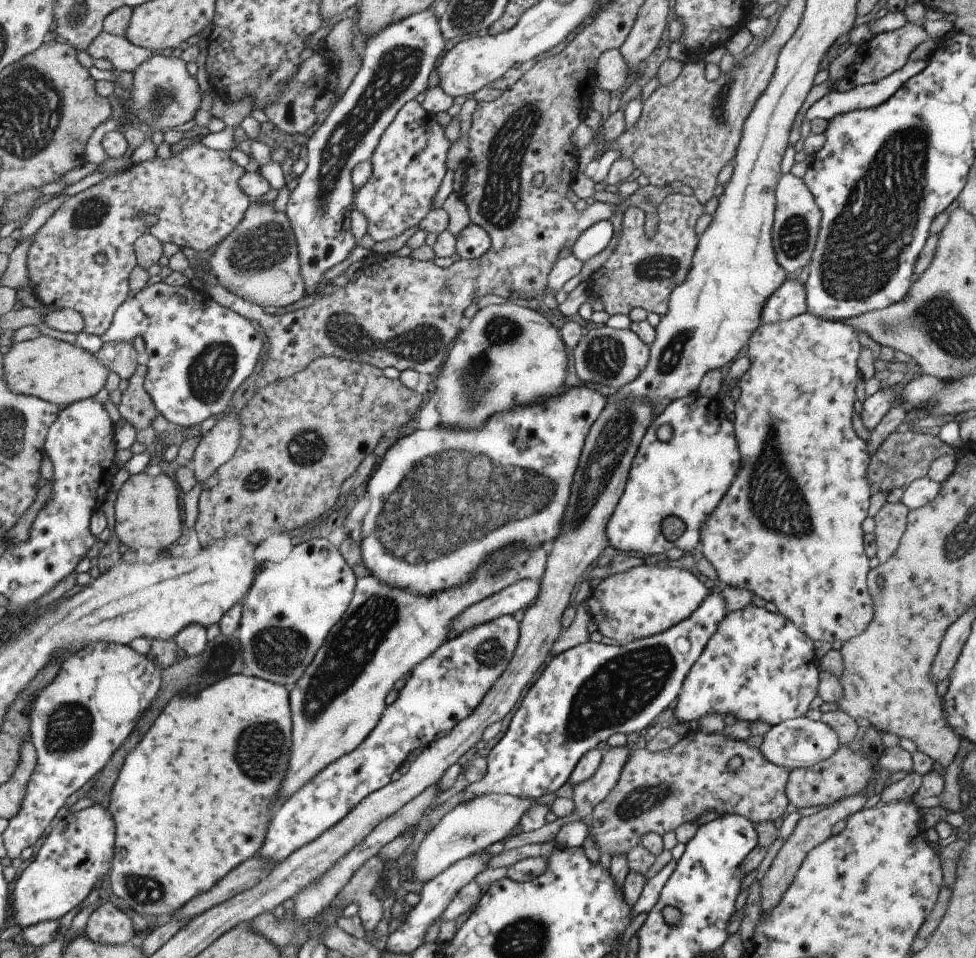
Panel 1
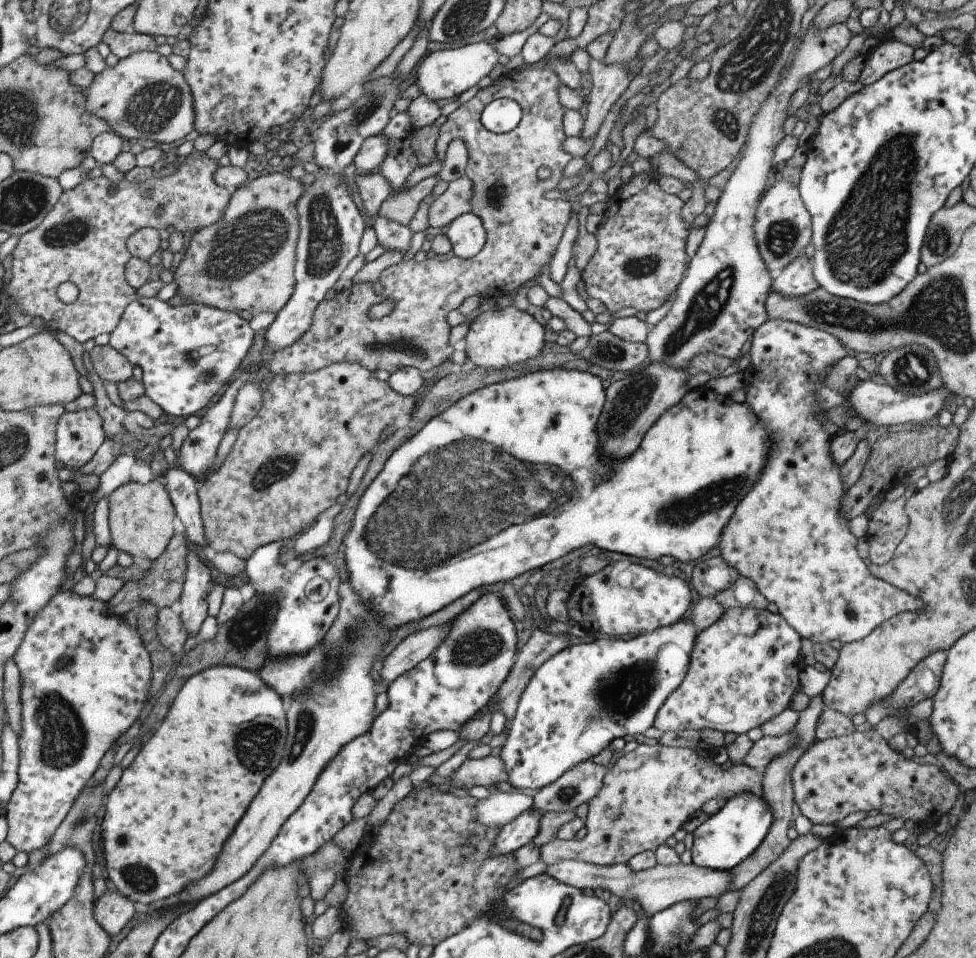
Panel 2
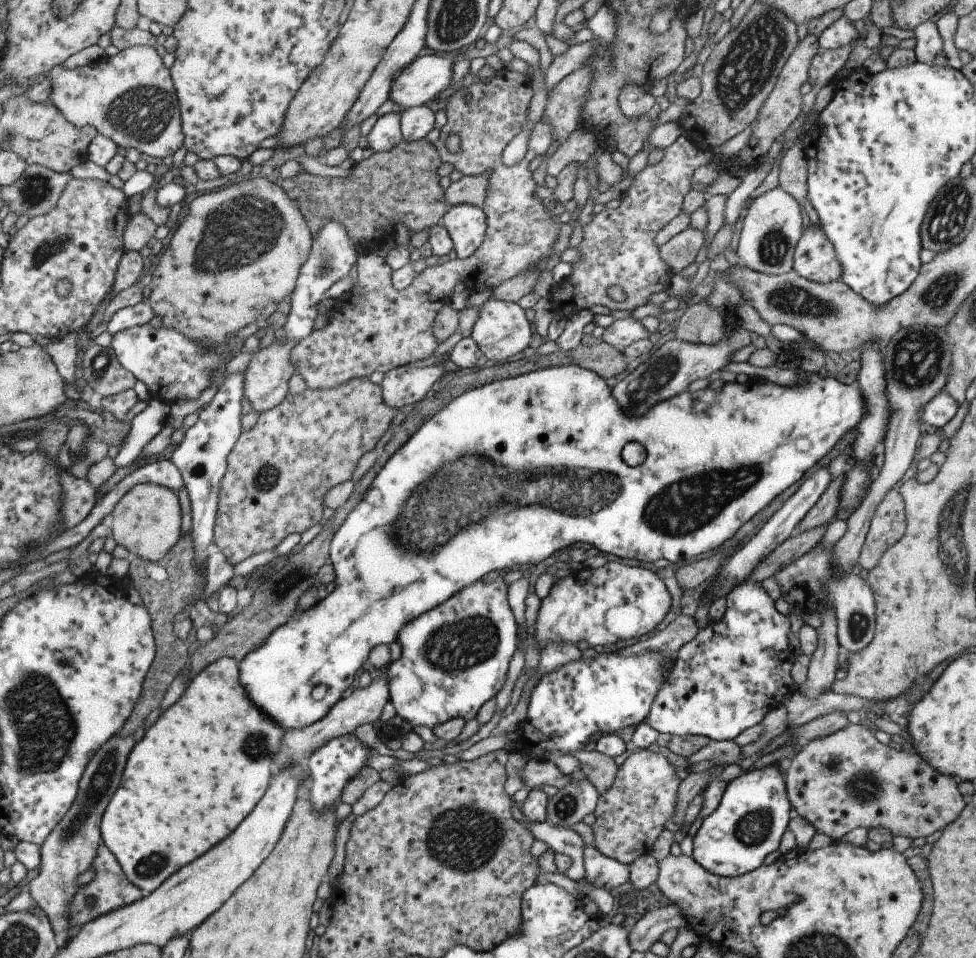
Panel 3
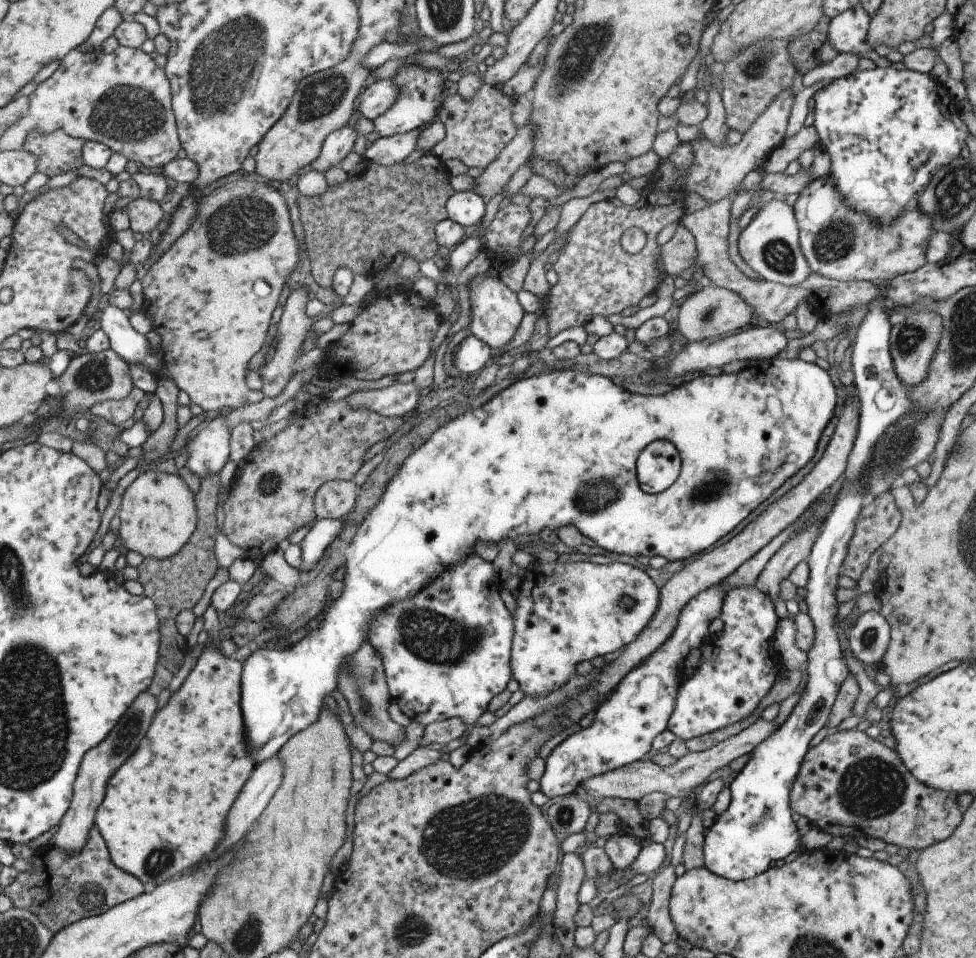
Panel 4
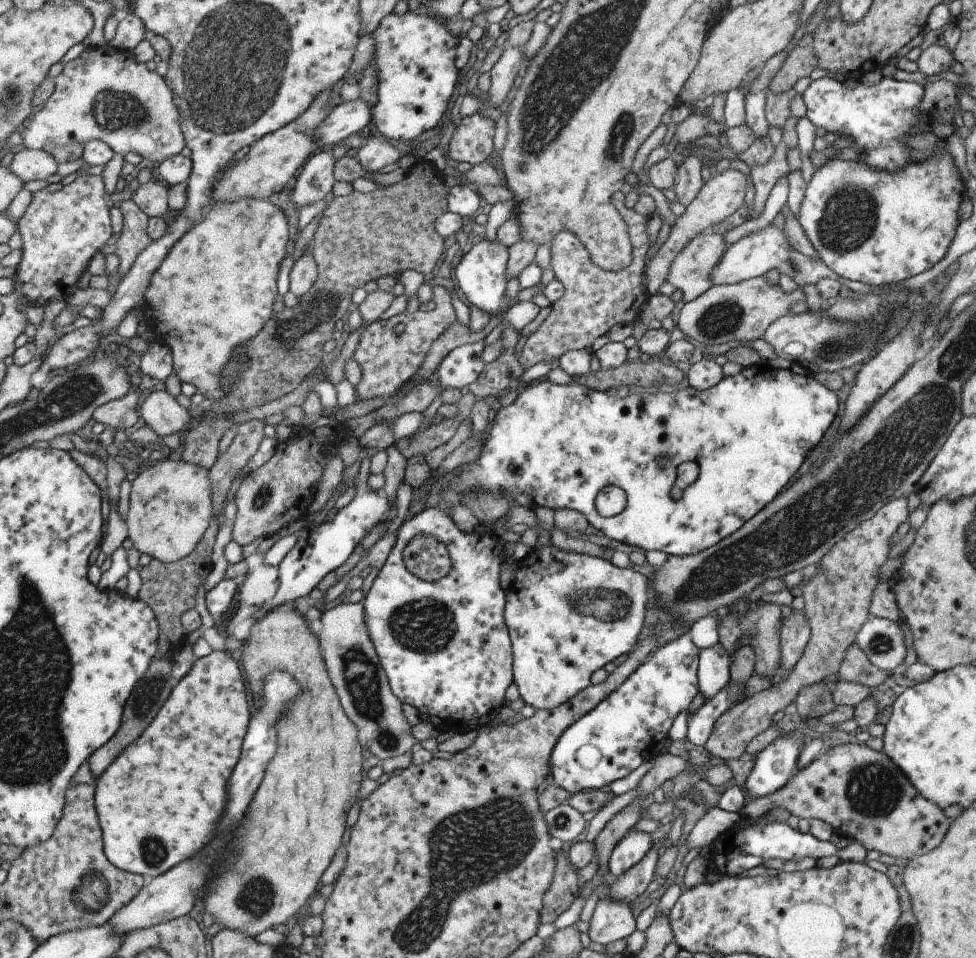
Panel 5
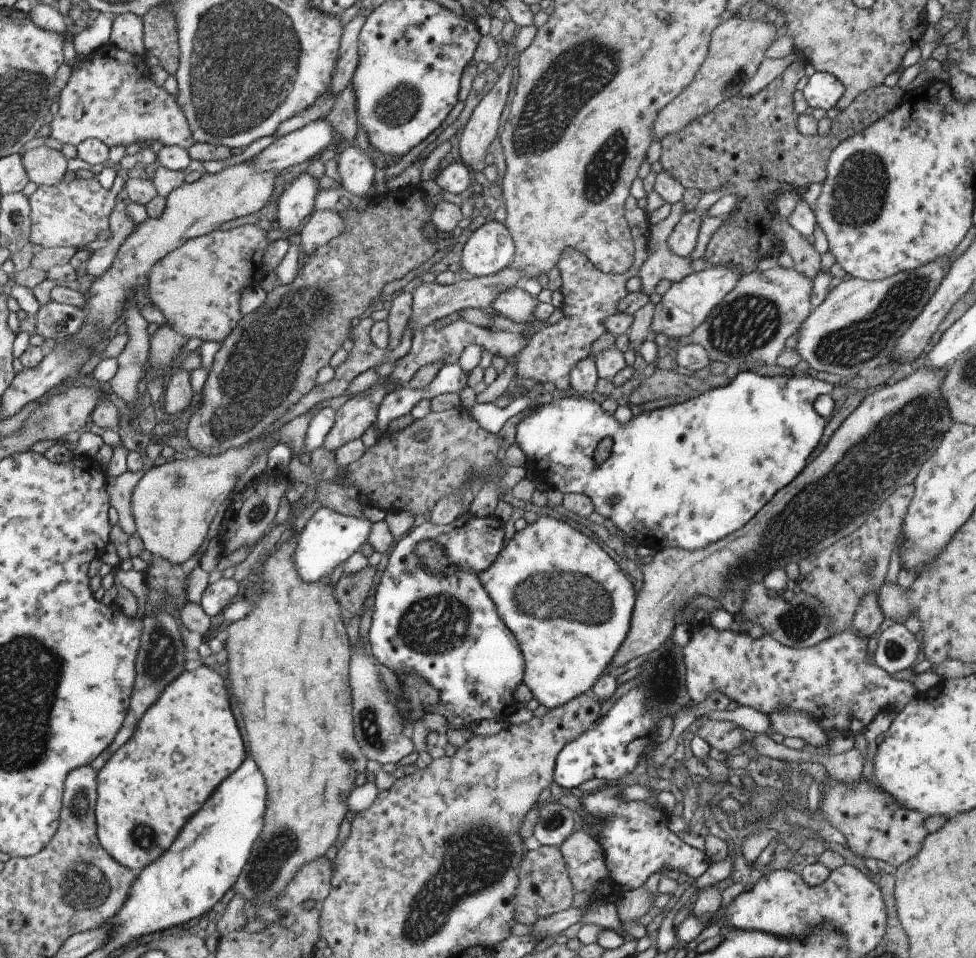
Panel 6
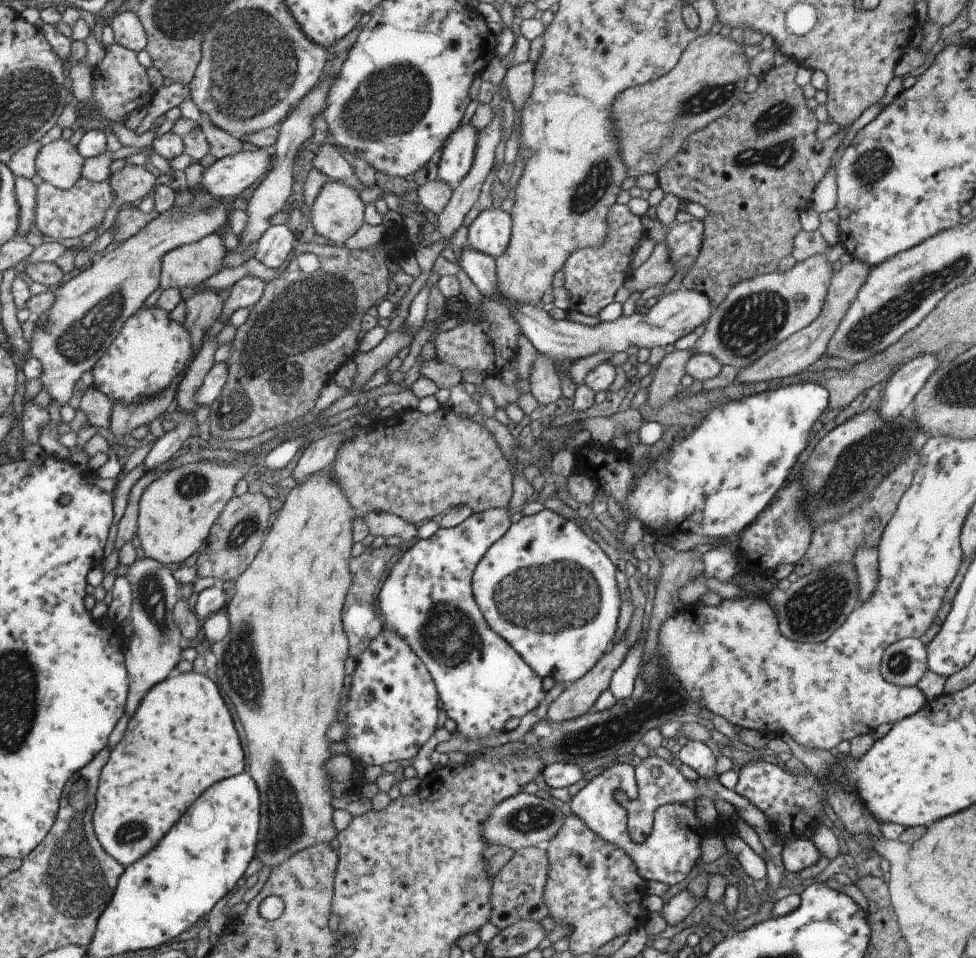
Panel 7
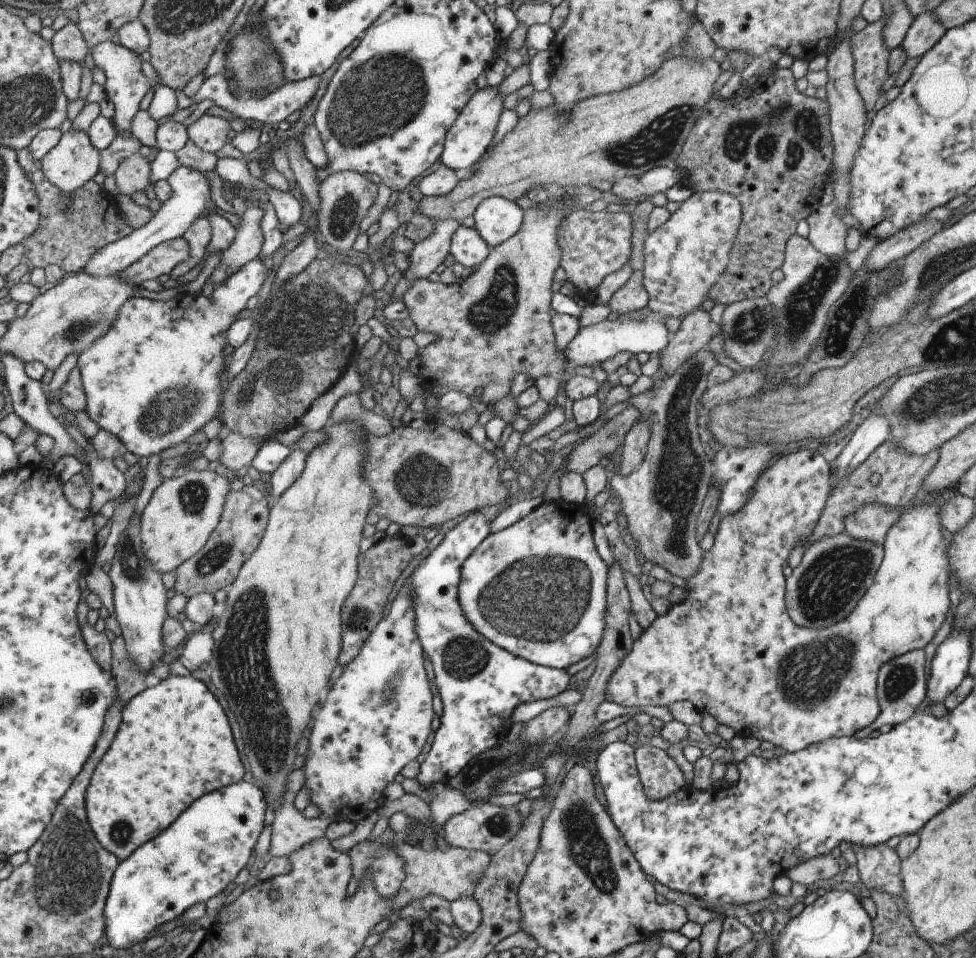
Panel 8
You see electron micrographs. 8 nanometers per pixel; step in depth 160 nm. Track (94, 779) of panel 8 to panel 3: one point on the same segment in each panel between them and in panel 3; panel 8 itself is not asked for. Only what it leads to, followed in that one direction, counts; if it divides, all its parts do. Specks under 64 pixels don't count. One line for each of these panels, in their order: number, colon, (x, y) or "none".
3: (200, 769)
4: (162, 811)
5: (158, 801)
6: (186, 742)
7: (180, 740)

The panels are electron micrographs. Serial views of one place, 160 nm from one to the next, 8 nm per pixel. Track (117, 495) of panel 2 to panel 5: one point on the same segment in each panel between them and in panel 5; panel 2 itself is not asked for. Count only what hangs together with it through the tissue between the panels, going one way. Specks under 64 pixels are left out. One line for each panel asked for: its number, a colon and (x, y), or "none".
3: (146, 520)
4: (157, 513)
5: (169, 506)

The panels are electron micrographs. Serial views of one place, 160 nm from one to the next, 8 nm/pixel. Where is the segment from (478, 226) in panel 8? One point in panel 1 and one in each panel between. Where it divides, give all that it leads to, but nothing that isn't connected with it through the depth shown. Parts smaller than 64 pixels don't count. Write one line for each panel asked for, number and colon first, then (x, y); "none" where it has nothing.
1: (508, 355)
2: (496, 339)
3: (500, 331)
4: (495, 310)
5: (480, 275)
6: (488, 249)
7: (489, 232)

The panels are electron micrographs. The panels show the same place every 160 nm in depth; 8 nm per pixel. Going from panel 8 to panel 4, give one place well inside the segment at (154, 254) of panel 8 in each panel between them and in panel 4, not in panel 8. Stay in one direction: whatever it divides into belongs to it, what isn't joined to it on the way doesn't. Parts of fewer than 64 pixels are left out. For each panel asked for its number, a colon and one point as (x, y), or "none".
4: (210, 295)
5: (215, 288)
6: (197, 286)
7: (188, 264)

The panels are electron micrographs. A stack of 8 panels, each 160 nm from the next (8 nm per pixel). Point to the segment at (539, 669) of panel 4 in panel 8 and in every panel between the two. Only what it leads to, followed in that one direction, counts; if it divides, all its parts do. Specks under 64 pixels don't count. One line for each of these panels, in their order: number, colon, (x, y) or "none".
5: (566, 615)
6: (565, 601)
7: (548, 590)
8: (537, 588)

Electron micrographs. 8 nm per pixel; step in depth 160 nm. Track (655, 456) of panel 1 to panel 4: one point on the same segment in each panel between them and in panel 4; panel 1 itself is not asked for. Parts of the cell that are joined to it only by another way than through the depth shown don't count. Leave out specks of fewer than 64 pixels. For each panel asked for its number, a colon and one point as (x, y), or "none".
2: (507, 478)
3: (510, 472)
4: (560, 448)

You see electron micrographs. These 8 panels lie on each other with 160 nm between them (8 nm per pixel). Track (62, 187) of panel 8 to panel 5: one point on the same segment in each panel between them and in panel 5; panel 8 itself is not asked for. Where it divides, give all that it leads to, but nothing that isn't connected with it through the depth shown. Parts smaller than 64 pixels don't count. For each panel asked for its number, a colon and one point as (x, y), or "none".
5: (28, 165)
6: (44, 166)
7: (59, 163)

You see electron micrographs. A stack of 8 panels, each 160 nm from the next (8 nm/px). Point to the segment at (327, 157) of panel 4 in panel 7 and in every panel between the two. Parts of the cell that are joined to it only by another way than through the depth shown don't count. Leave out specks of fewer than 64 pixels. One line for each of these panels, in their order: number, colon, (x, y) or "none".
5: (314, 180)
6: (295, 204)
7: (273, 246)

